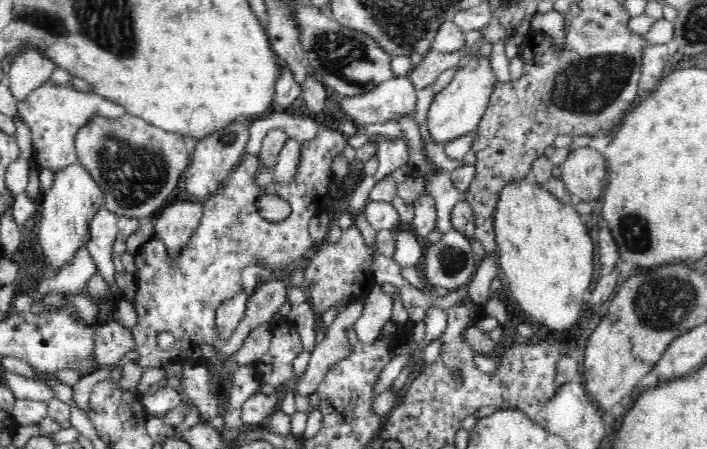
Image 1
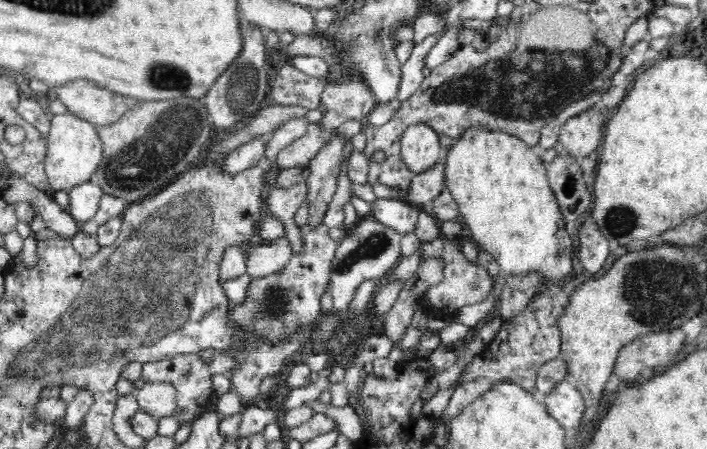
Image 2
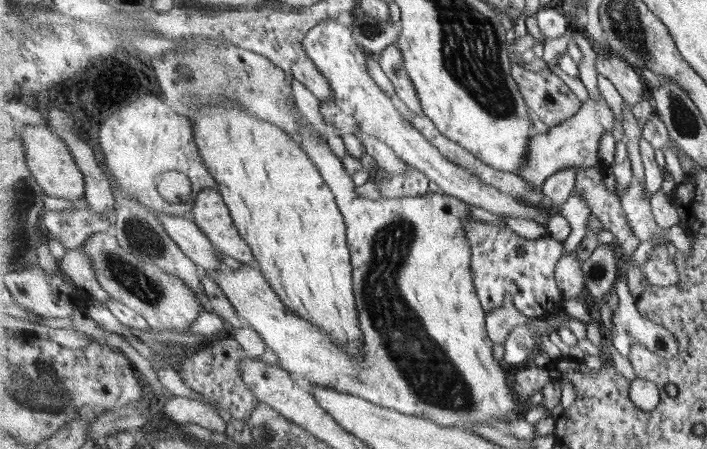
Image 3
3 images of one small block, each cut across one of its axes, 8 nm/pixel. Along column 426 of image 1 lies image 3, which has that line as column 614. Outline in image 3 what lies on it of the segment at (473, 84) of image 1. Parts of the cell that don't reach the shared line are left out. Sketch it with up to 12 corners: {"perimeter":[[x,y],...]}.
{"perimeter":[[589,99],[573,119],[532,136],[517,173],[541,189],[574,166],[599,166],[615,130],[609,102]]}

